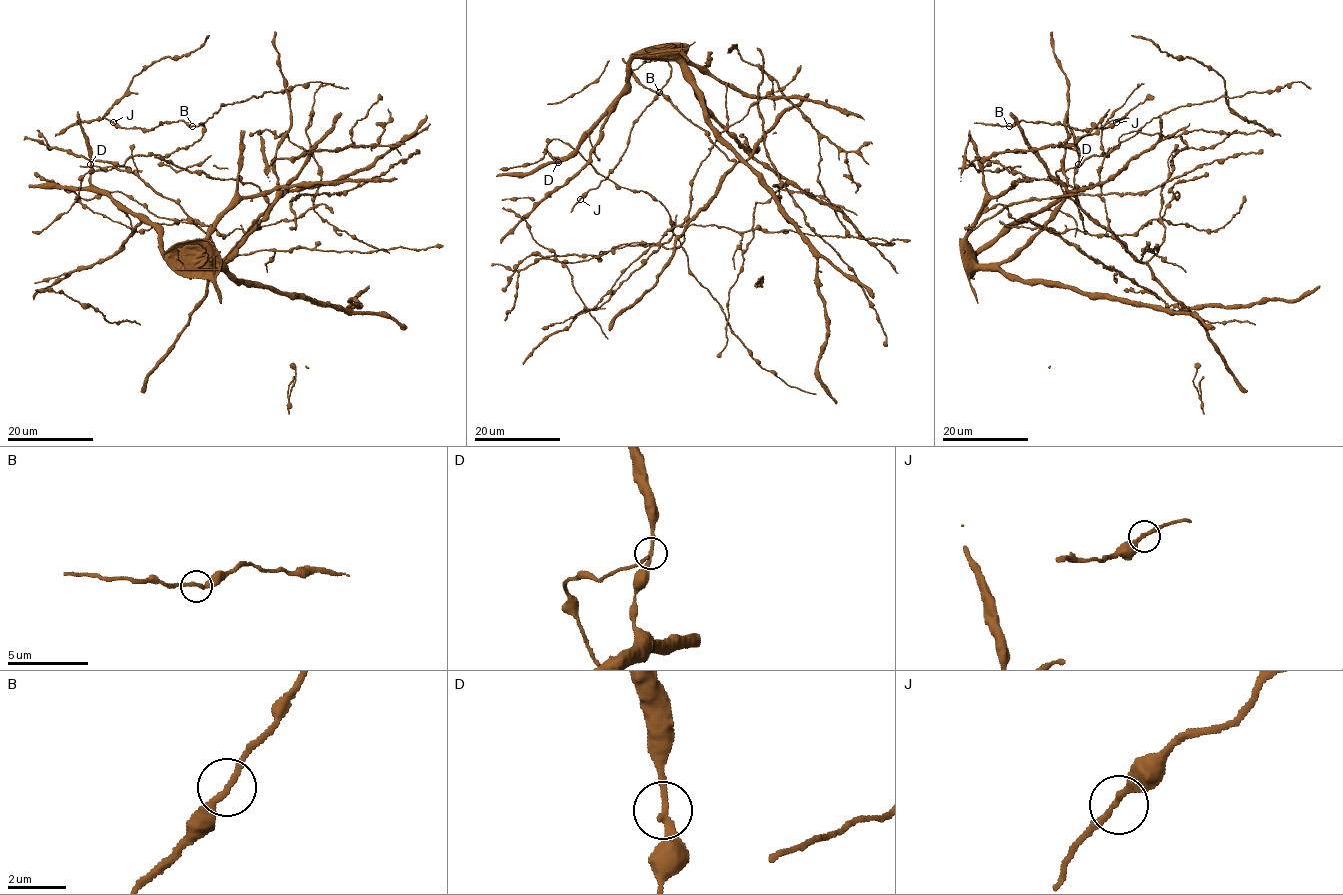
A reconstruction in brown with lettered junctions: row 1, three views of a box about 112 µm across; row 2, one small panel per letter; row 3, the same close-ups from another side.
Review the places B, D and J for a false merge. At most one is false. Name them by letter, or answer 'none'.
none

